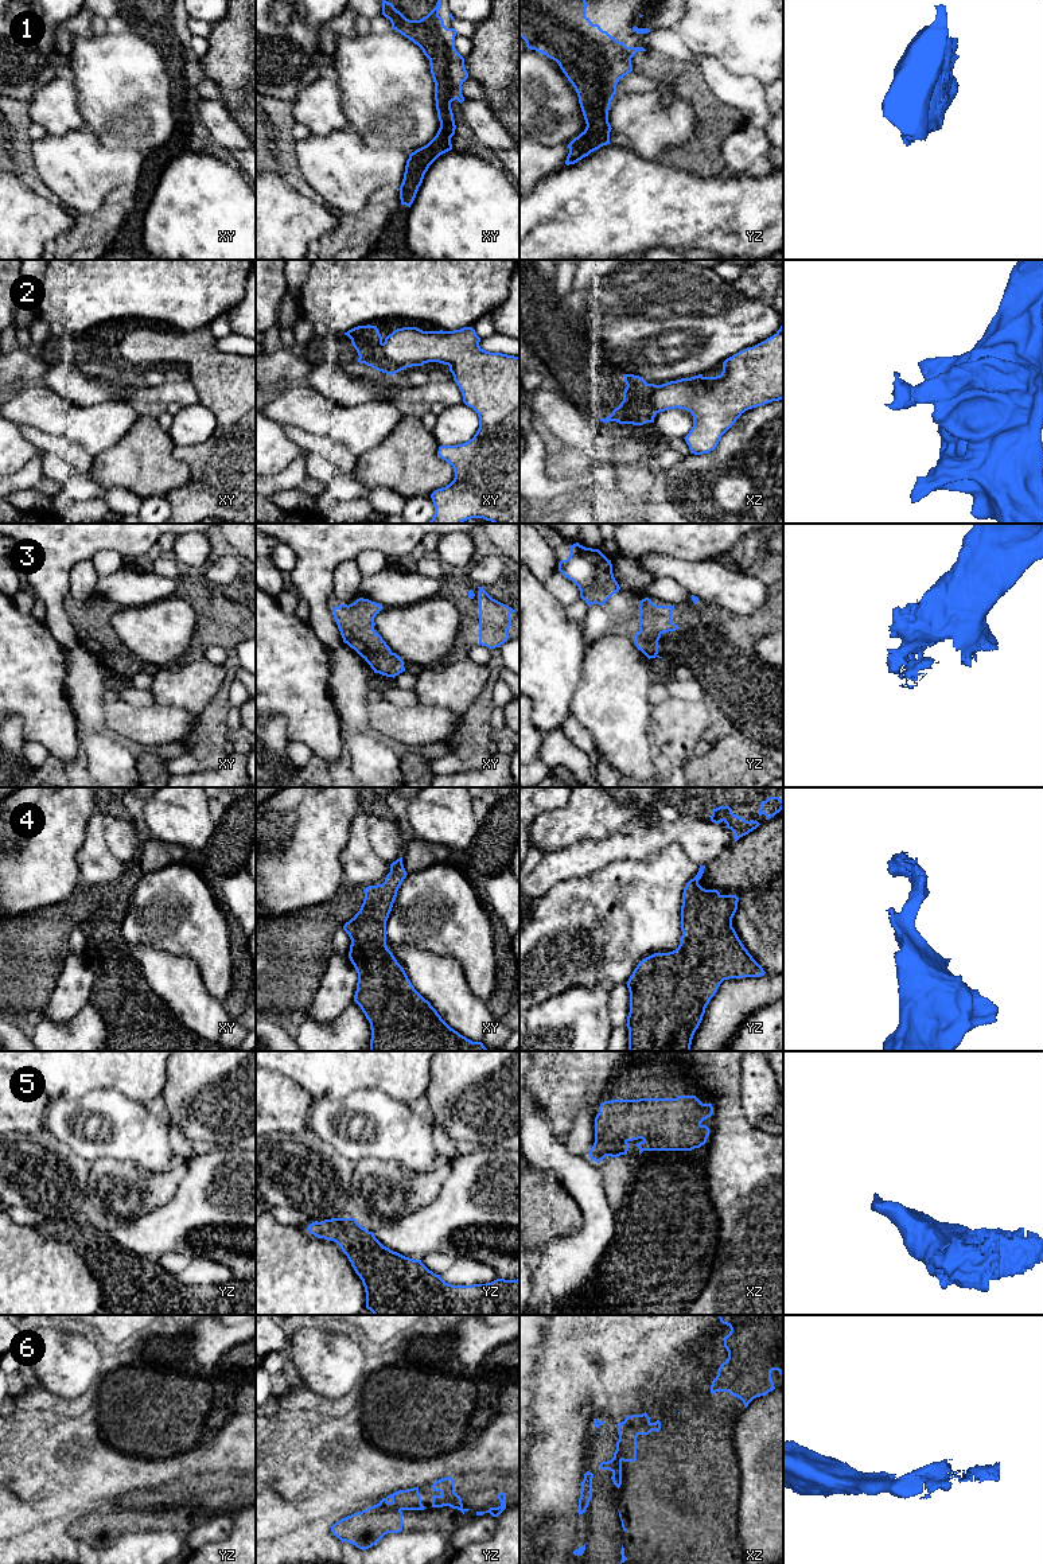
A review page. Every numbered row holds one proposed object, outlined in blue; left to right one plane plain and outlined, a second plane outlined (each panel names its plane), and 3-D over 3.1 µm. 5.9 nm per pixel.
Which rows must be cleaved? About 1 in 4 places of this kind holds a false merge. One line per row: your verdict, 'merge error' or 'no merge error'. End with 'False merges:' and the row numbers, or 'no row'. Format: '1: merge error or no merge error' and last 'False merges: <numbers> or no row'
1: no merge error
2: merge error
3: no merge error
4: no merge error
5: no merge error
6: merge error
False merges: 2, 6

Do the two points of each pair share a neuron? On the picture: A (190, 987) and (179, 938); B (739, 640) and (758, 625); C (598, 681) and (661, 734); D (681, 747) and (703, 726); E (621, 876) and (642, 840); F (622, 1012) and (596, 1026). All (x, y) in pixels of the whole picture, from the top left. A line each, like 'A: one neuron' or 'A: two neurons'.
A: two neurons
B: one neuron
C: two neurons
D: one neuron
E: two neurons
F: two neurons

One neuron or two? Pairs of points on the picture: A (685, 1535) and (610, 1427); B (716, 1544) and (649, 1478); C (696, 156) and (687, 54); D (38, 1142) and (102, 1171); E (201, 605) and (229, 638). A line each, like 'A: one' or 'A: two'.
A: two
B: one
C: two
D: two
E: one

